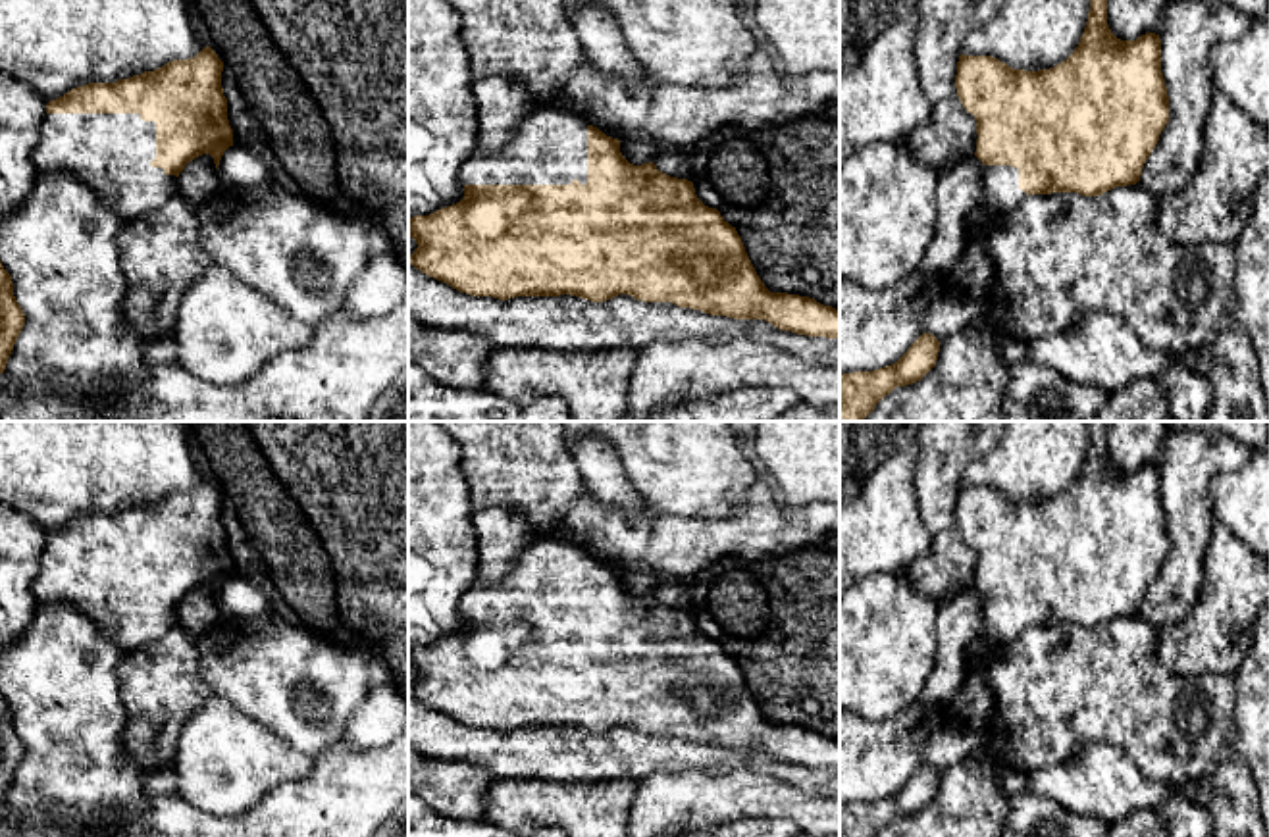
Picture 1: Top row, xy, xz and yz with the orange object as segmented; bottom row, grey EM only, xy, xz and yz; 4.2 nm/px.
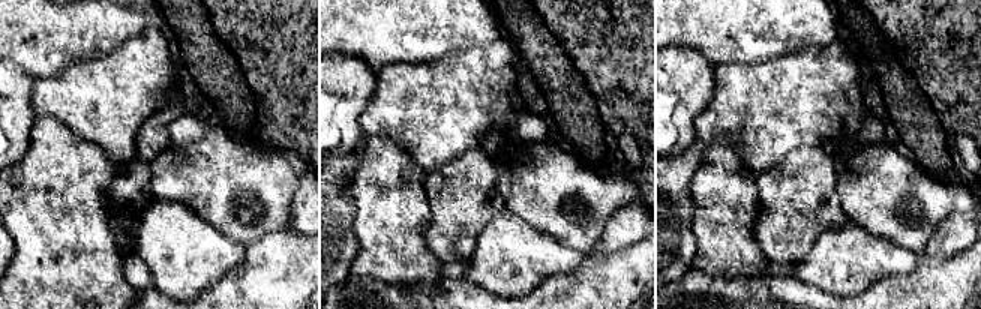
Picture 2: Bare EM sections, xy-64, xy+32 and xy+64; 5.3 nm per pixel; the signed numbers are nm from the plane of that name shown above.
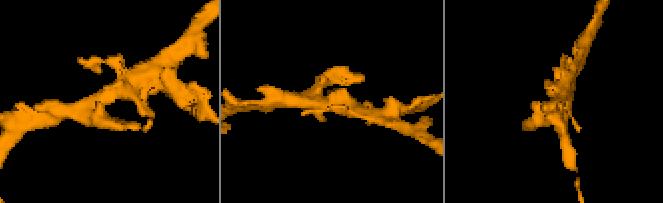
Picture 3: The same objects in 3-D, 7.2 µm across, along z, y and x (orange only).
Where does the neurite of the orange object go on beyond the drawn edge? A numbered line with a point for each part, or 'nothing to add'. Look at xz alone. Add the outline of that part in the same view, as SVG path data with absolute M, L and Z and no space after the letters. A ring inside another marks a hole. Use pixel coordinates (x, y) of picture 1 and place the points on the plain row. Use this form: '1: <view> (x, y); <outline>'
1: xz (549, 578); M553 537L524 548L497 585L474 585L460 600L462 616L587 614L587 552Z

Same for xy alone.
1: xy (112, 583); M46 545L33 581L39 604L73 604L123 652L177 625L177 608L152 598L154 589L156 554L139 545Z

